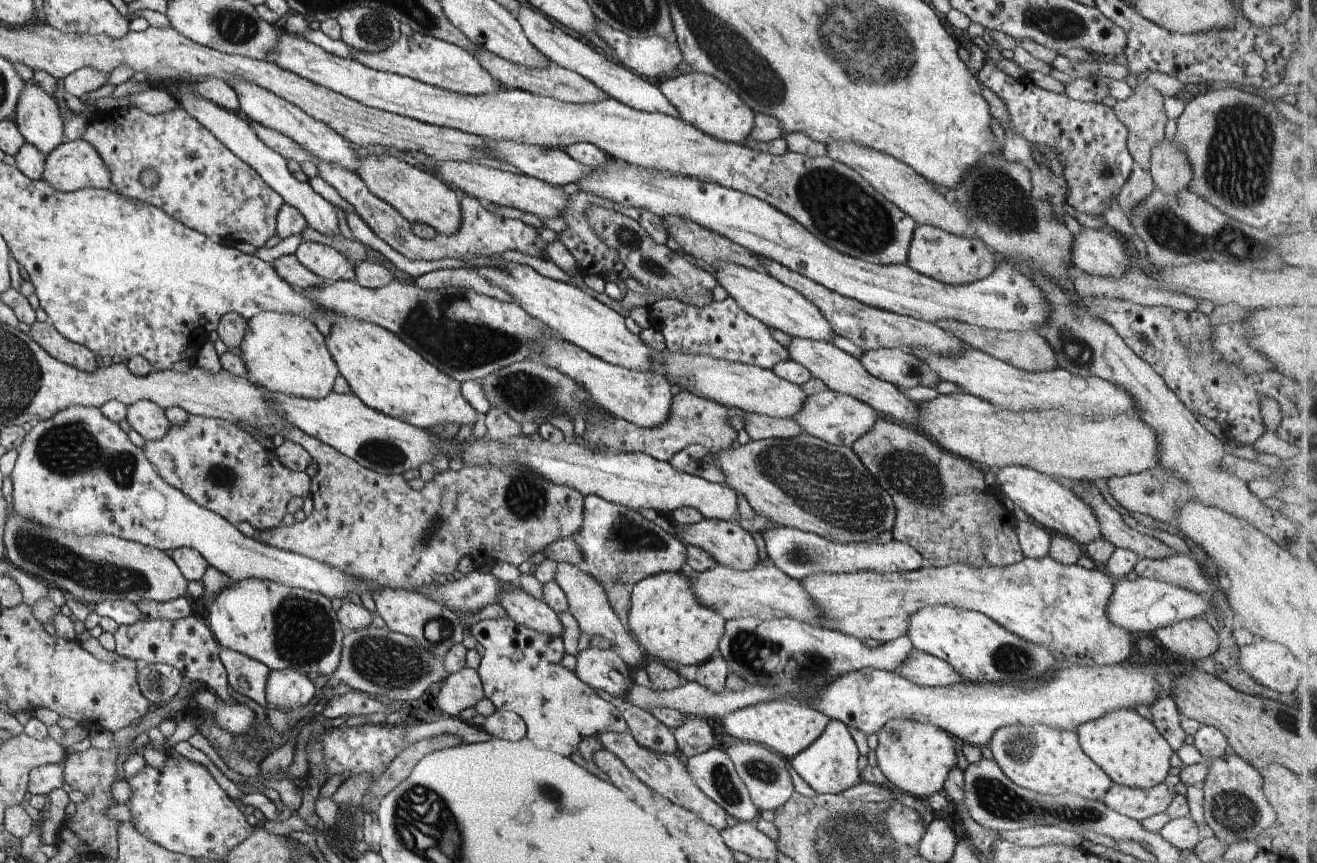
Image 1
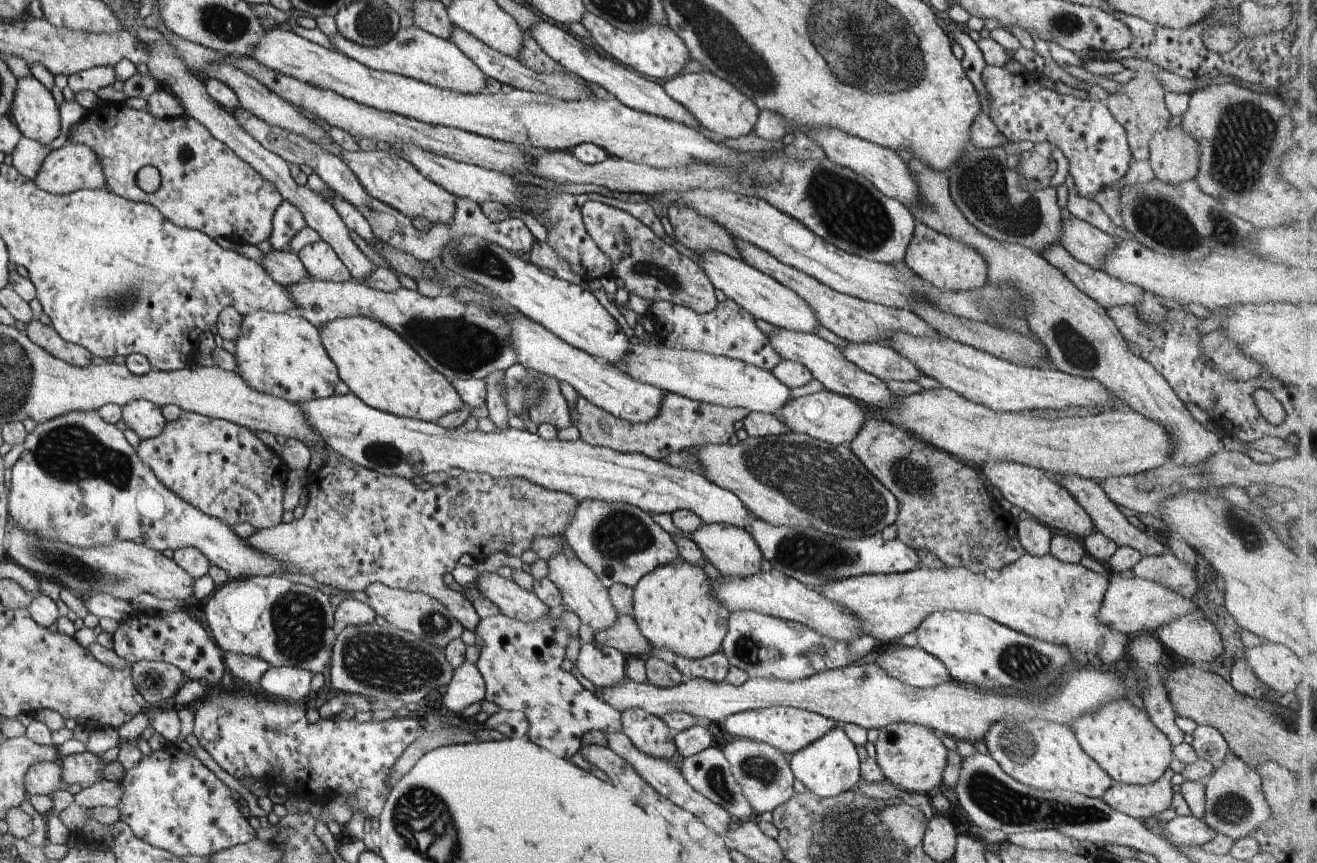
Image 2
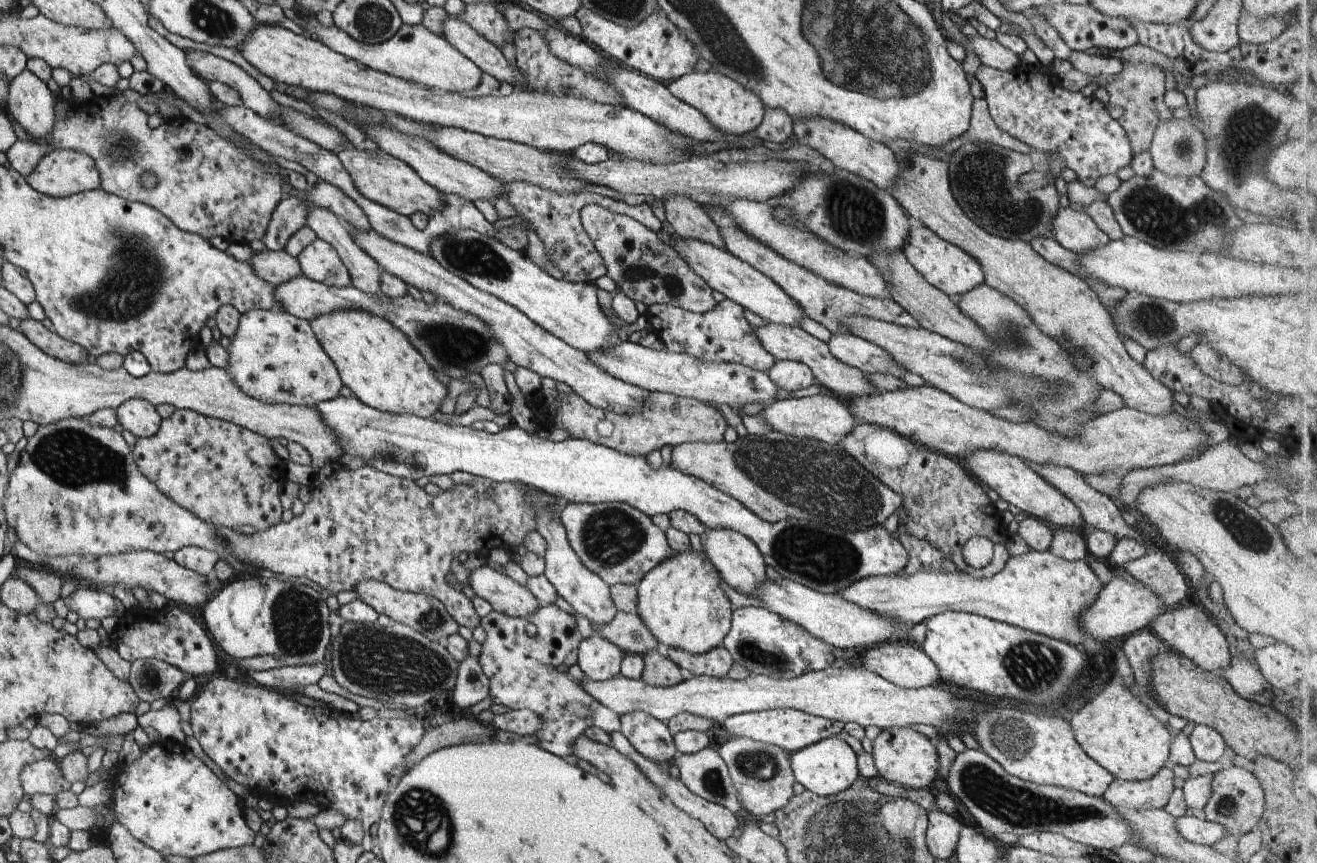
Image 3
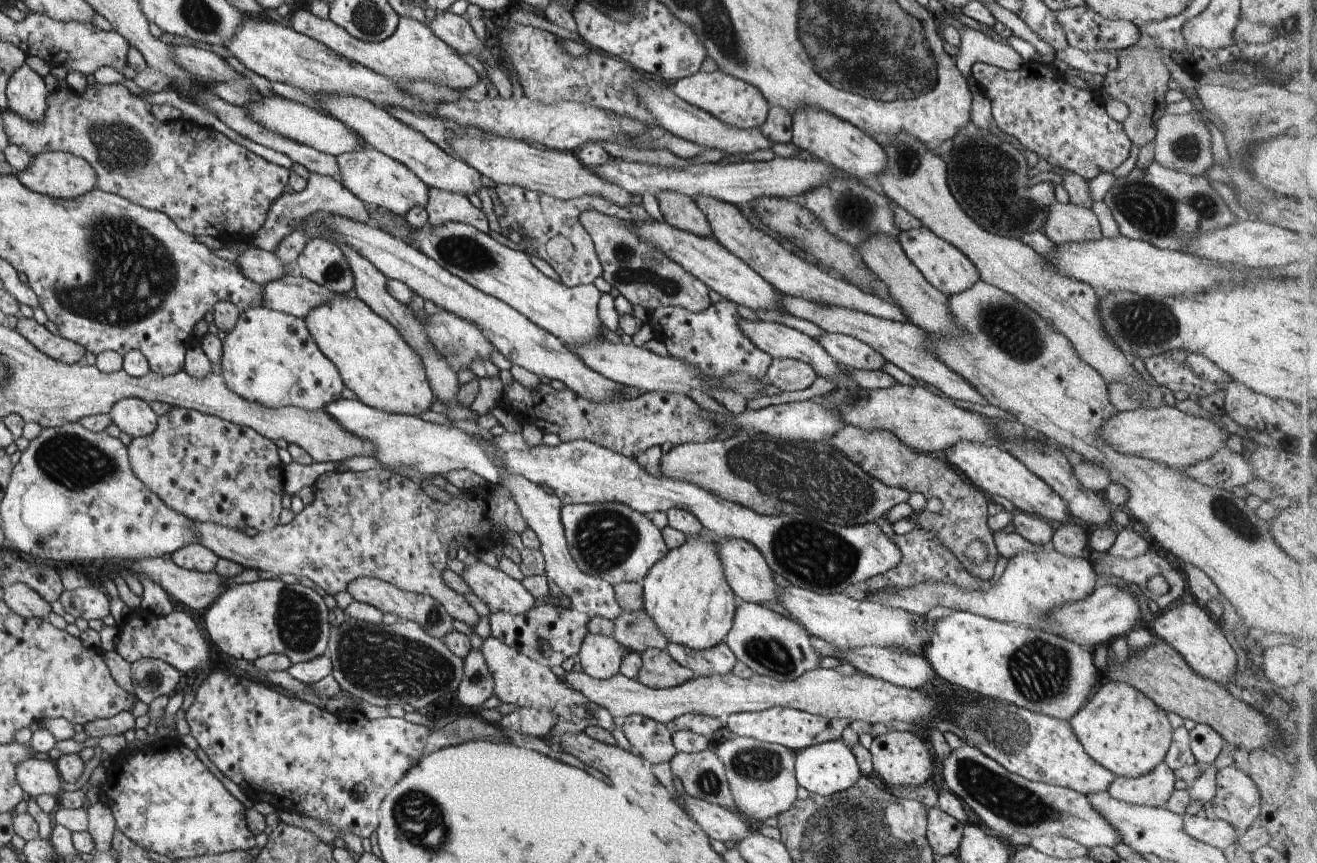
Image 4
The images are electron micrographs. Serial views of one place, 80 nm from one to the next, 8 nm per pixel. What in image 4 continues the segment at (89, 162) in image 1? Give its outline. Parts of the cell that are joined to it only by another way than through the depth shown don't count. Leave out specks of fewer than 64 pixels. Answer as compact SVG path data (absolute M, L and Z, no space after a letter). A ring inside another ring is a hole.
M46 151L33 156L29 167L20 172L14 172L24 186L31 191L50 195L57 199L75 199L89 193L97 186L97 175L93 166L86 159L64 151Z

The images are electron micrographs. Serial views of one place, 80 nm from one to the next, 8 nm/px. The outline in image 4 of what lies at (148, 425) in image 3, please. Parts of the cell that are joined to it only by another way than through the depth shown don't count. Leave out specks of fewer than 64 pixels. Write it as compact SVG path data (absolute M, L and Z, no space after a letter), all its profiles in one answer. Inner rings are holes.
M141 398L120 399L109 412L111 422L132 438L150 436L157 429L158 416Z

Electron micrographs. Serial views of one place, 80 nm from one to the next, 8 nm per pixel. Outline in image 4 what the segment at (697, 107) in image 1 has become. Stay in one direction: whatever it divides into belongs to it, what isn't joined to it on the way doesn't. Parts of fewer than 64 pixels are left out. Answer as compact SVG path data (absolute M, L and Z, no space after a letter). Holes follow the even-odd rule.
M700 70L696 74L673 82L670 89L683 101L709 112L727 125L743 129L760 129L769 113L770 106L760 90L750 83L726 74L723 70L714 72Z

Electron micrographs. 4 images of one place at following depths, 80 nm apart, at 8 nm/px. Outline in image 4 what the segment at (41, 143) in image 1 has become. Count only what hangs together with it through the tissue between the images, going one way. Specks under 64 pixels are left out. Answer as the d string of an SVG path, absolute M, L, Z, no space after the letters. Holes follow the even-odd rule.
M24 63L9 78L6 87L9 108L28 122L44 121L49 92L44 79Z

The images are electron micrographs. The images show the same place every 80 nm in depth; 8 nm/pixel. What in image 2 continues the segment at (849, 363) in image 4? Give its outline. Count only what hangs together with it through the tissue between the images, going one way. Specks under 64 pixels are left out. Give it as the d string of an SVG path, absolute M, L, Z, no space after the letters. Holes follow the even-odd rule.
M848 341L845 346L837 348L850 362L859 366L864 372L883 381L889 381L892 379L900 382L915 382L918 376L924 375L918 370L918 367L913 362L910 362L901 354L898 354L892 347L889 347L882 342L857 343L854 341Z

